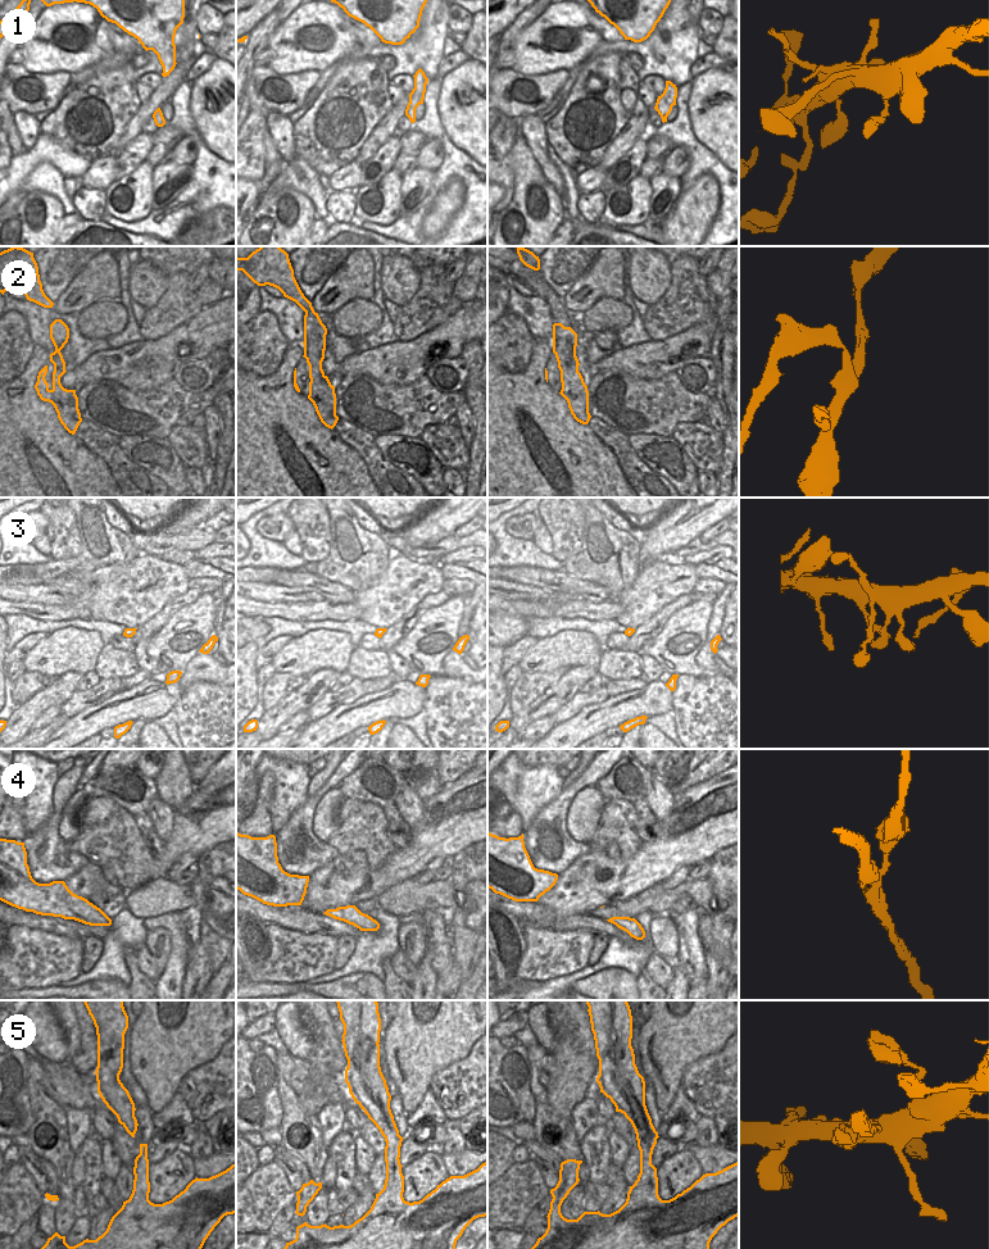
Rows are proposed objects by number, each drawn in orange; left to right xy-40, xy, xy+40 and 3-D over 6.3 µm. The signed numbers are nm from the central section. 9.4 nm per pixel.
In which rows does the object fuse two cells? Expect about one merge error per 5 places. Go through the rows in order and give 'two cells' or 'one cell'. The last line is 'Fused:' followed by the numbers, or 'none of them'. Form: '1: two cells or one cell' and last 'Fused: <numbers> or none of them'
1: two cells
2: two cells
3: one cell
4: two cells
5: one cell
Fused: 1, 2, 4

